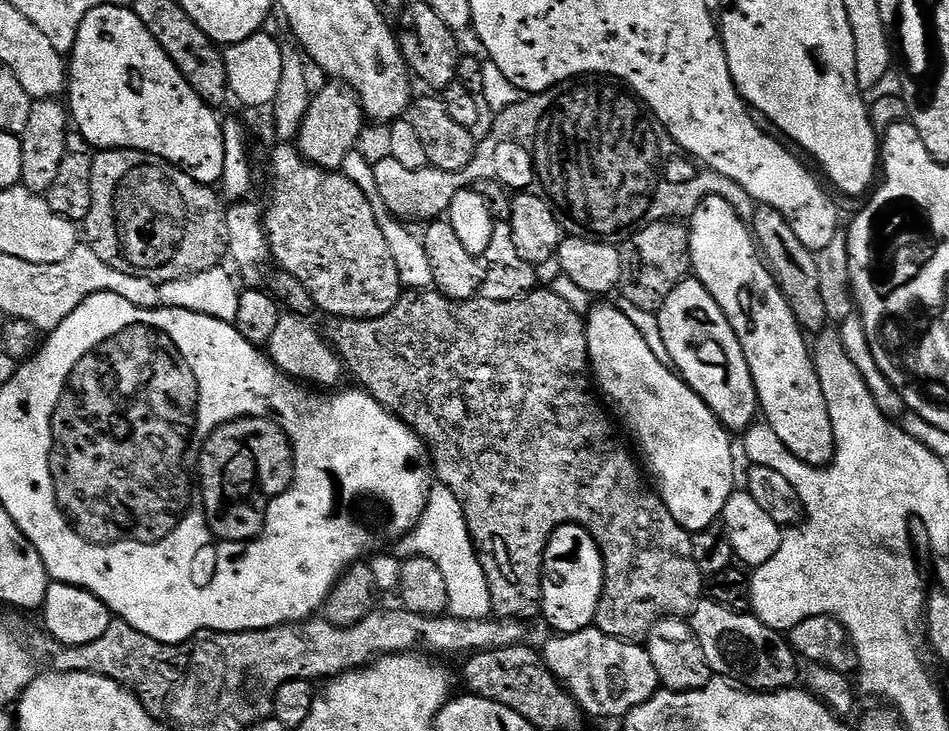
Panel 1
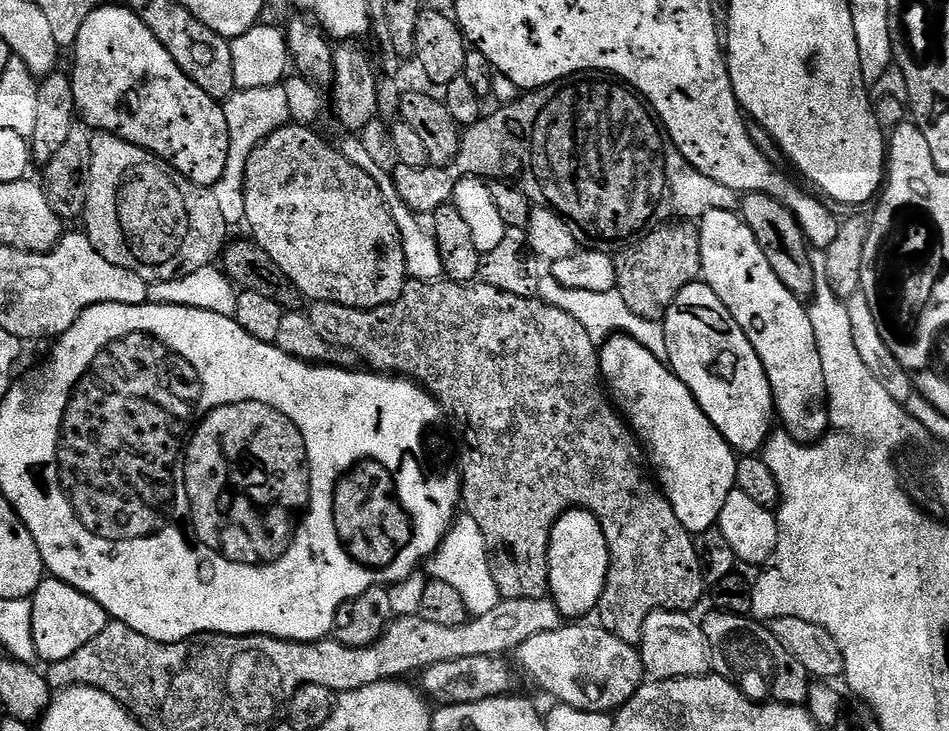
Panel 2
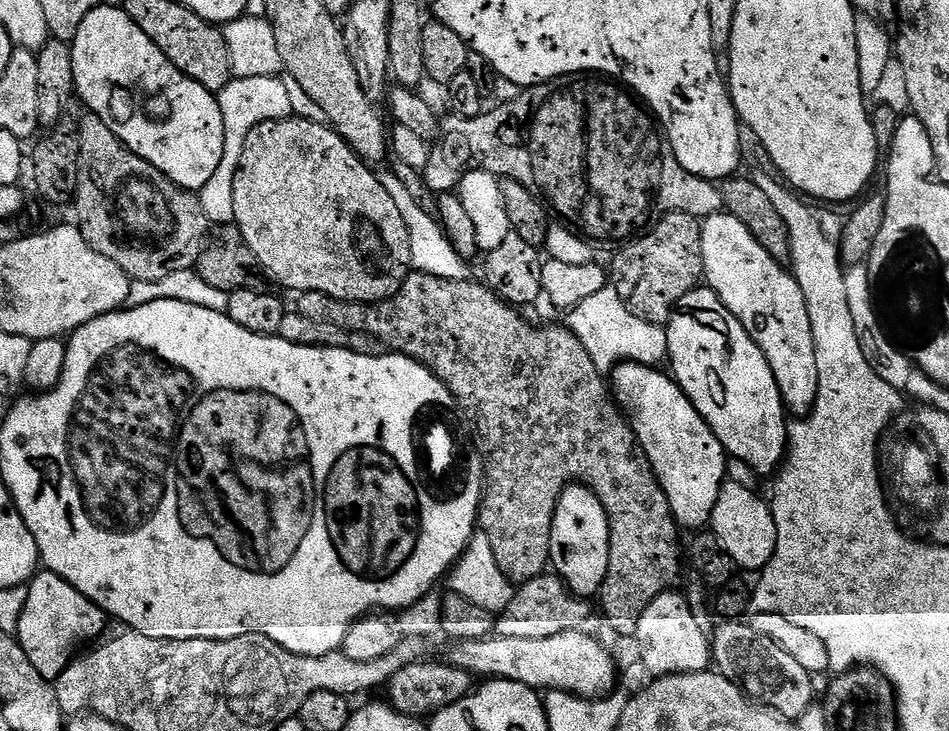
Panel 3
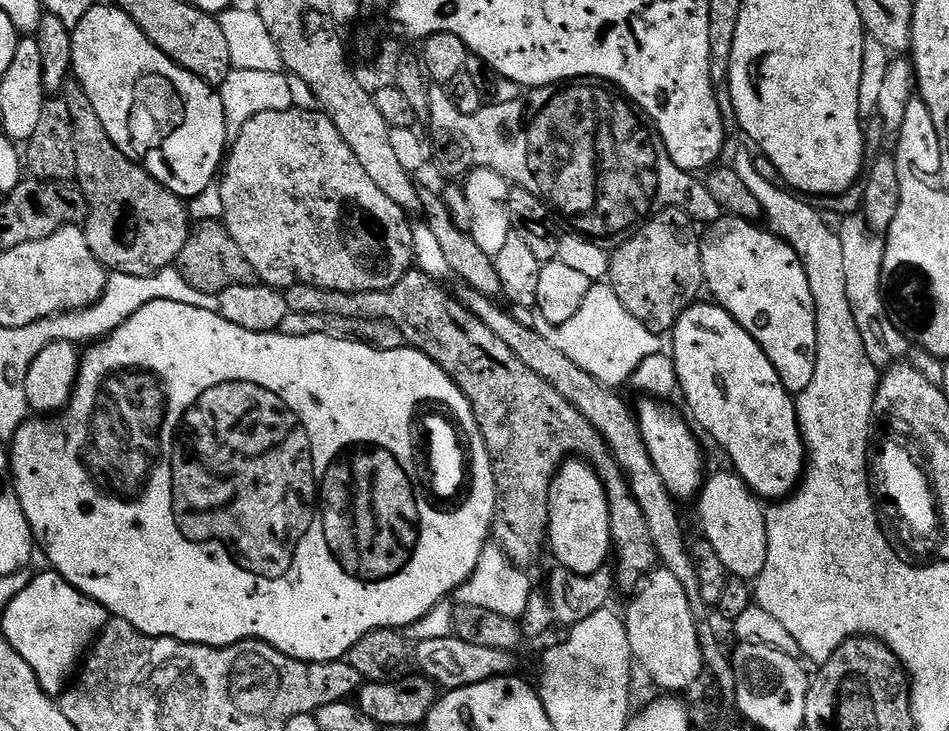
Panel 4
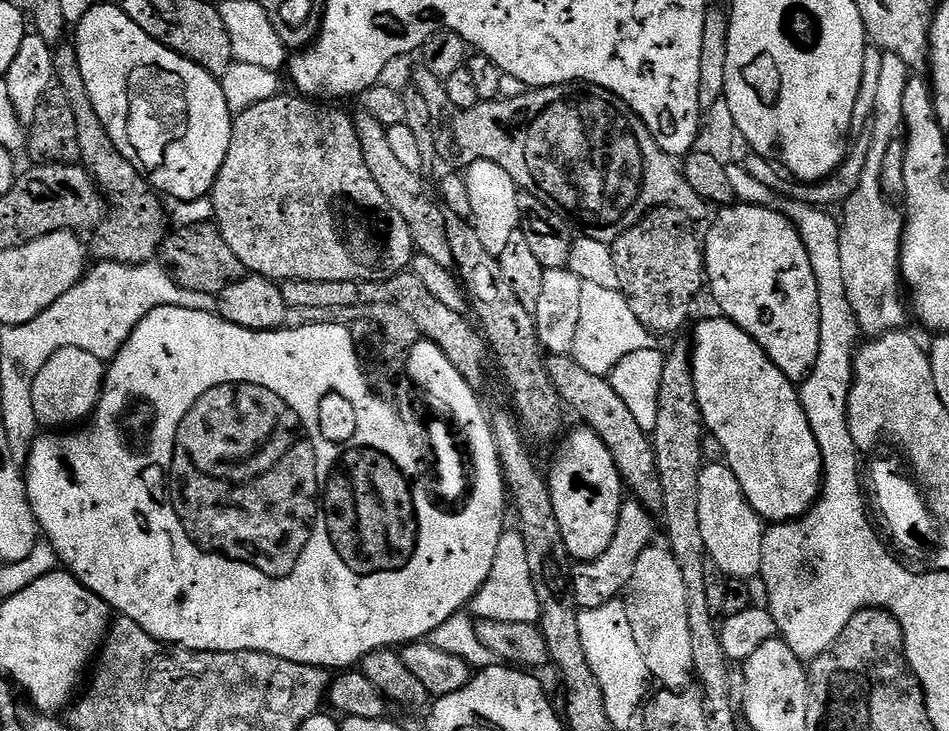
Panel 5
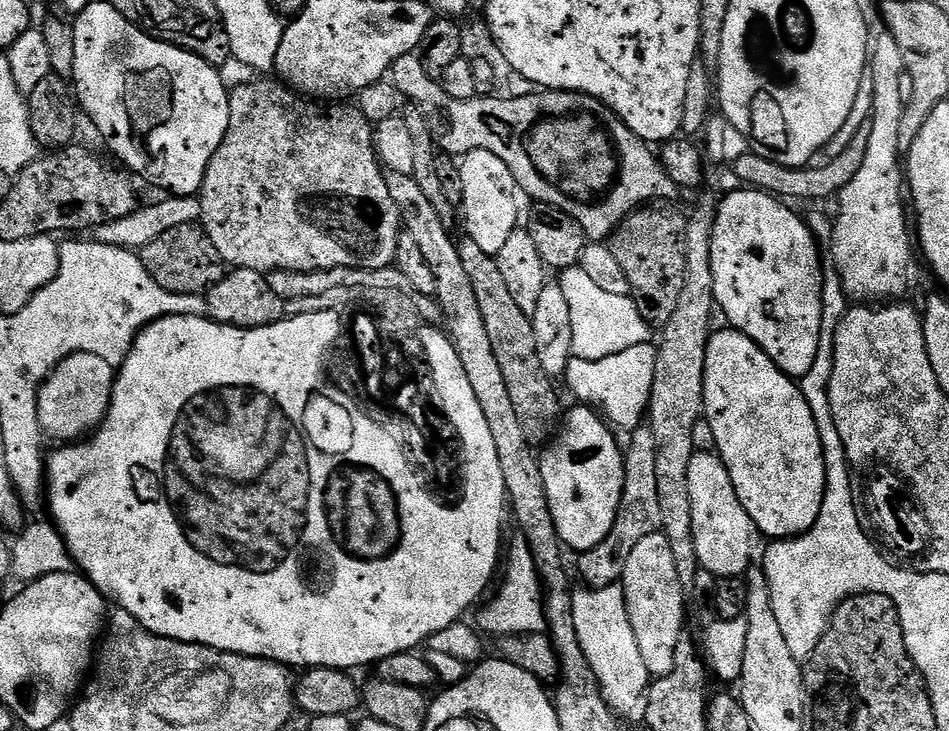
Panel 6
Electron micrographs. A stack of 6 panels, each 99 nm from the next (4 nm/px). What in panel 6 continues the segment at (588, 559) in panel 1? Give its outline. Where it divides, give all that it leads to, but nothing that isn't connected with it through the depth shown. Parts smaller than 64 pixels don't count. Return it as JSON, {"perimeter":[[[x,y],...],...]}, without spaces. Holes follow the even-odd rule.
{"perimeter":[[[588,406],[579,407],[572,413],[570,411],[567,413],[562,431],[543,449],[544,456],[542,452],[539,457],[542,478],[546,482],[546,498],[550,502],[550,514],[560,535],[560,543],[565,549],[572,551],[573,548],[573,553],[576,554],[589,552],[610,534],[620,509],[620,499],[624,489],[624,452],[622,444],[620,448],[619,442],[616,441],[617,433],[609,427],[599,411]]]}

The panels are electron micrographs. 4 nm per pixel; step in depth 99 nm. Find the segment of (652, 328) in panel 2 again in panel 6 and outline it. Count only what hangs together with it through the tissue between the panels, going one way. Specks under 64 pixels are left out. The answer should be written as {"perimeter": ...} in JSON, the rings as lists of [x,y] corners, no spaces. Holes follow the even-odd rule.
{"perimeter":[[[580,267],[559,273],[558,283],[566,294],[572,322],[572,355],[578,359],[600,360],[621,354],[632,346],[649,343],[650,326],[642,318],[631,295],[606,294]]]}

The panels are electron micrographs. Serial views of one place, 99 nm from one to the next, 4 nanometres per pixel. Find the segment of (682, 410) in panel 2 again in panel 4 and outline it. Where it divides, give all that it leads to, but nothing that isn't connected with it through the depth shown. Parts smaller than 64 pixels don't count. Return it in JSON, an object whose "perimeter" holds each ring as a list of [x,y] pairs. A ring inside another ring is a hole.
{"perimeter":[[[644,398],[639,405],[635,405],[636,419],[640,422],[642,438],[646,442],[646,448],[650,450],[650,456],[654,458],[654,466],[658,466],[658,474],[662,474],[662,482],[672,491],[677,501],[684,502],[691,498],[699,497],[700,489],[703,488],[706,479],[706,456],[702,451],[701,441],[692,433],[693,425],[687,419],[683,420],[672,408],[667,408],[667,403],[656,398]]]}

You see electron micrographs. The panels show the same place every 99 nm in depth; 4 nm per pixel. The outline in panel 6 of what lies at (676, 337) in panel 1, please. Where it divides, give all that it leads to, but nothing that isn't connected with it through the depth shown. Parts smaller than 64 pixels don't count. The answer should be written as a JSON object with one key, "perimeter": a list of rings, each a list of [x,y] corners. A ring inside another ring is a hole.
{"perimeter":[[[724,326],[721,332],[720,329],[713,331],[712,337],[708,339],[706,374],[704,375],[703,419],[710,426],[710,430],[714,430],[714,437],[717,442],[716,452],[720,457],[720,461],[726,466],[726,470],[730,474],[730,482],[734,482],[734,490],[738,494],[746,514],[750,514],[757,533],[761,537],[768,536],[767,539],[773,541],[787,540],[794,536],[801,536],[804,532],[809,532],[814,526],[814,522],[818,522],[818,514],[822,510],[822,502],[824,501],[824,492],[828,489],[826,486],[826,466],[824,465],[822,438],[818,434],[818,422],[814,422],[810,402],[806,402],[799,383],[793,377],[786,375],[750,337],[736,331],[731,326]]]}

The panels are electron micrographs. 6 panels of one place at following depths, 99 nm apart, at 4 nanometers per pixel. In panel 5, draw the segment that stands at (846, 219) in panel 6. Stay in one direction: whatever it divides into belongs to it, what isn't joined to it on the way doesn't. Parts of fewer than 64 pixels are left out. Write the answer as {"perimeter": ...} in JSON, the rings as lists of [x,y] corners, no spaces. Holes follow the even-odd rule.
{"perimeter":[[[889,52],[884,53],[882,58],[882,75],[880,75],[878,81],[878,98],[876,99],[876,115],[873,116],[874,120],[874,136],[873,142],[870,145],[870,154],[869,158],[866,161],[866,168],[862,171],[861,181],[858,182],[857,189],[850,194],[847,201],[842,205],[842,211],[844,211],[844,216],[842,215],[842,223],[840,225],[840,245],[842,246],[842,275],[846,278],[846,298],[850,298],[850,306],[854,306],[854,318],[858,318],[858,326],[860,327],[861,333],[865,337],[875,338],[878,336],[884,336],[887,332],[895,332],[897,330],[903,329],[904,324],[904,308],[906,312],[906,304],[900,301],[900,292],[902,296],[902,277],[900,274],[900,245],[904,243],[904,220],[902,219],[901,213],[900,216],[895,212],[894,209],[888,205],[889,197],[886,195],[884,186],[880,179],[882,178],[882,164],[883,159],[886,155],[886,148],[890,145],[890,142],[898,136],[898,133],[901,131],[902,125],[904,123],[905,117],[902,114],[902,98],[906,95],[906,86],[910,79],[910,73],[906,62],[902,62],[902,58],[898,58],[894,54]]]}

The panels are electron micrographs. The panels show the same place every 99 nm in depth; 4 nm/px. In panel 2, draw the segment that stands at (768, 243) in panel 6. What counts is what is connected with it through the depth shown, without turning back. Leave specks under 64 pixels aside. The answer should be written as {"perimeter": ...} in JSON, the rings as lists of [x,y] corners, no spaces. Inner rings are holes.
{"perimeter":[[[709,210],[706,215],[700,217],[698,227],[700,230],[700,249],[702,250],[702,266],[700,270],[703,283],[708,284],[710,290],[714,290],[714,294],[718,294],[718,298],[722,298],[722,306],[726,306],[726,310],[730,310],[734,322],[738,322],[738,326],[742,326],[742,334],[746,334],[746,338],[750,338],[750,346],[754,346],[754,350],[766,370],[766,378],[770,382],[770,390],[772,391],[774,412],[778,417],[779,423],[780,420],[784,423],[781,425],[795,440],[801,442],[815,442],[819,440],[828,431],[828,395],[826,394],[826,378],[822,374],[822,358],[818,354],[818,342],[814,342],[814,326],[810,326],[810,318],[808,317],[805,301],[801,297],[794,295],[790,290],[786,290],[786,286],[782,286],[782,282],[778,282],[778,274],[774,274],[774,270],[770,270],[770,262],[766,262],[766,254],[762,254],[762,246],[758,246],[750,226],[746,226],[746,222],[741,220],[736,212]]]}

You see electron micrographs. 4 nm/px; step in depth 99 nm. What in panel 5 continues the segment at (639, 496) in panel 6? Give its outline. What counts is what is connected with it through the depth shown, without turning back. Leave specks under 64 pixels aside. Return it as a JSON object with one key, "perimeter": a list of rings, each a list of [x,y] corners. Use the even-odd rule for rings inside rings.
{"perimeter":[[[628,498],[620,505],[620,517],[614,538],[602,554],[593,560],[582,560],[572,566],[572,596],[576,599],[577,609],[606,606],[617,599],[627,589],[630,578],[634,578],[634,565],[642,558],[642,550],[653,543],[652,535],[656,532],[653,513],[636,498]]]}

